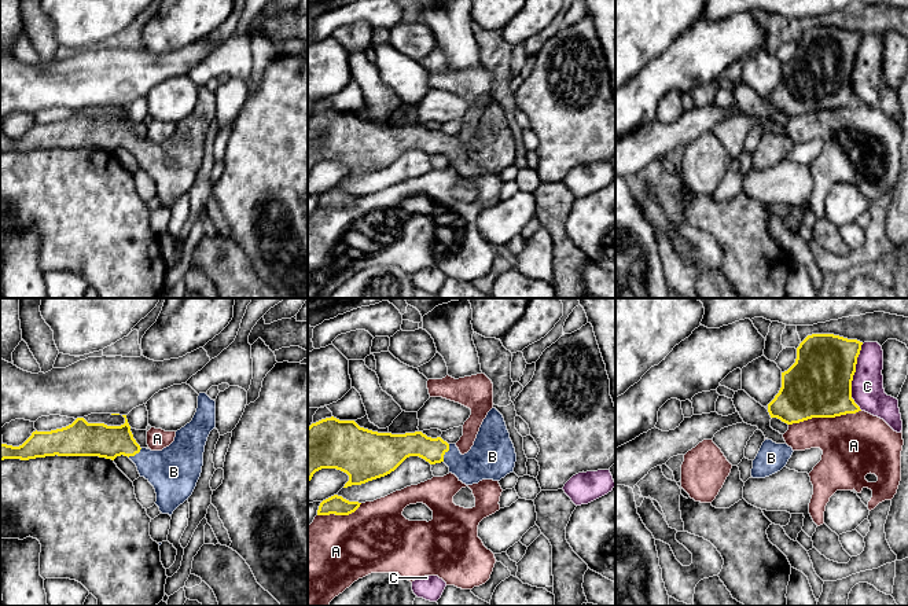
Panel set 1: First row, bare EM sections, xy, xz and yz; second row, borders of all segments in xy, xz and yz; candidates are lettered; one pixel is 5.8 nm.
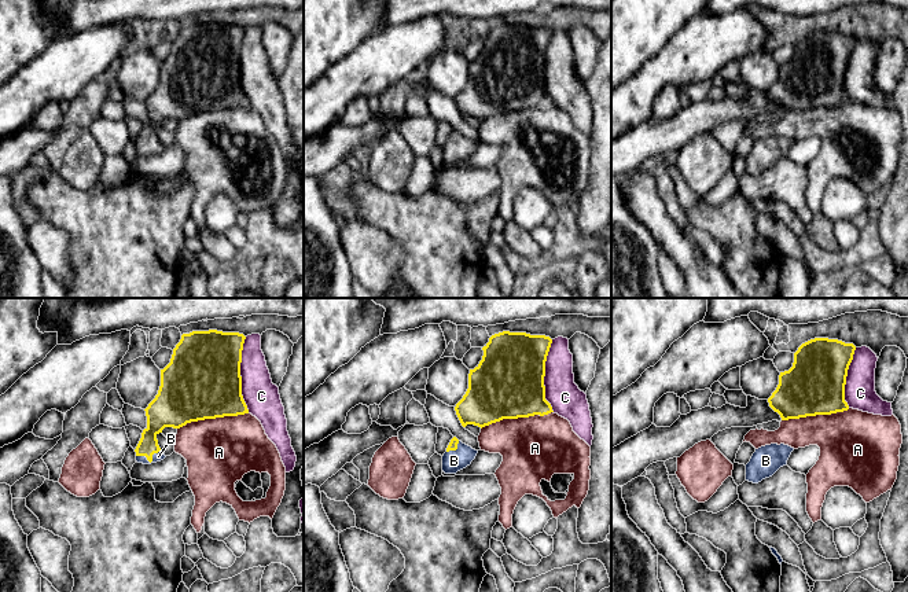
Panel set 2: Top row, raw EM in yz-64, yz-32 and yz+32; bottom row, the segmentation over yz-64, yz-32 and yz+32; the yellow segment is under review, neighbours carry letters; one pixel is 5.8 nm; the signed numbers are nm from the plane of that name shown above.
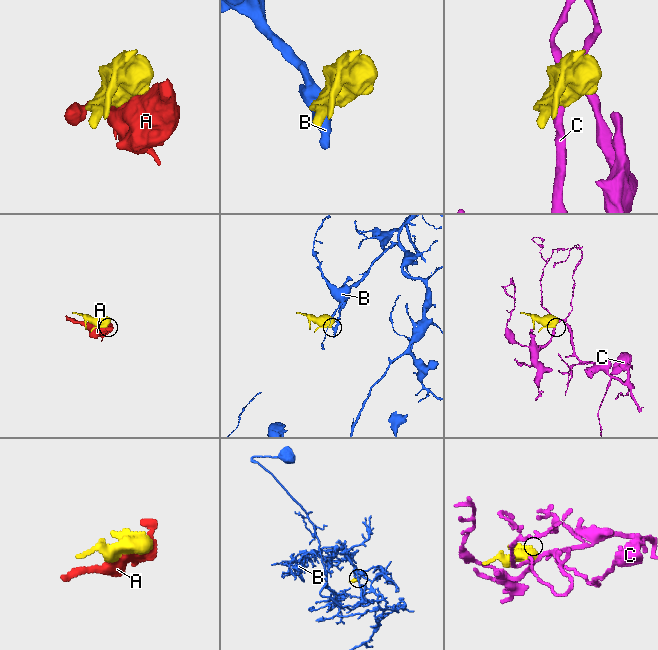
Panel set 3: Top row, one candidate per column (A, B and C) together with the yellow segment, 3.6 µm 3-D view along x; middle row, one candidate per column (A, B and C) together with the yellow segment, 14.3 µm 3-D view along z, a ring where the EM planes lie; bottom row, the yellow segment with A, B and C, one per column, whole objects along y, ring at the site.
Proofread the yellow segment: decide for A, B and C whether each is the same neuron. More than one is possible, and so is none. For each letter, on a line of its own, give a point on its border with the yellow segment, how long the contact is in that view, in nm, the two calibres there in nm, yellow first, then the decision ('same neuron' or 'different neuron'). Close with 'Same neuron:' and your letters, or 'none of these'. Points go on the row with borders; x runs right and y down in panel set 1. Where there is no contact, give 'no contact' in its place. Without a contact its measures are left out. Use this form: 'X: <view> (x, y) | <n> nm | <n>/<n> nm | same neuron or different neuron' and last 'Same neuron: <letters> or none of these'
A: yz (824, 417) | 440 nm | 380/380 nm | different neuron
B: xz (445, 451) | 110 nm | 140/240 nm | same neuron
C: yz (852, 377) | 400 nm | 380/190 nm | different neuron
Same neuron: B

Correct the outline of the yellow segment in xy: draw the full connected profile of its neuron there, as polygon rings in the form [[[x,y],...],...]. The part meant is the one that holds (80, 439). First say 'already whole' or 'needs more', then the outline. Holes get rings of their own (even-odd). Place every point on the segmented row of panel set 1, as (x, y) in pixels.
needs more; [[[199,393],[198,408],[190,423],[176,431],[174,441],[162,451],[141,448],[130,431],[126,415],[121,426],[88,423],[77,418],[71,425],[33,431],[19,447],[0,444],[4,459],[29,460],[45,456],[99,456],[114,460],[128,456],[155,489],[162,514],[173,511],[192,495],[202,473],[203,452],[210,431],[216,427],[216,401]]]

